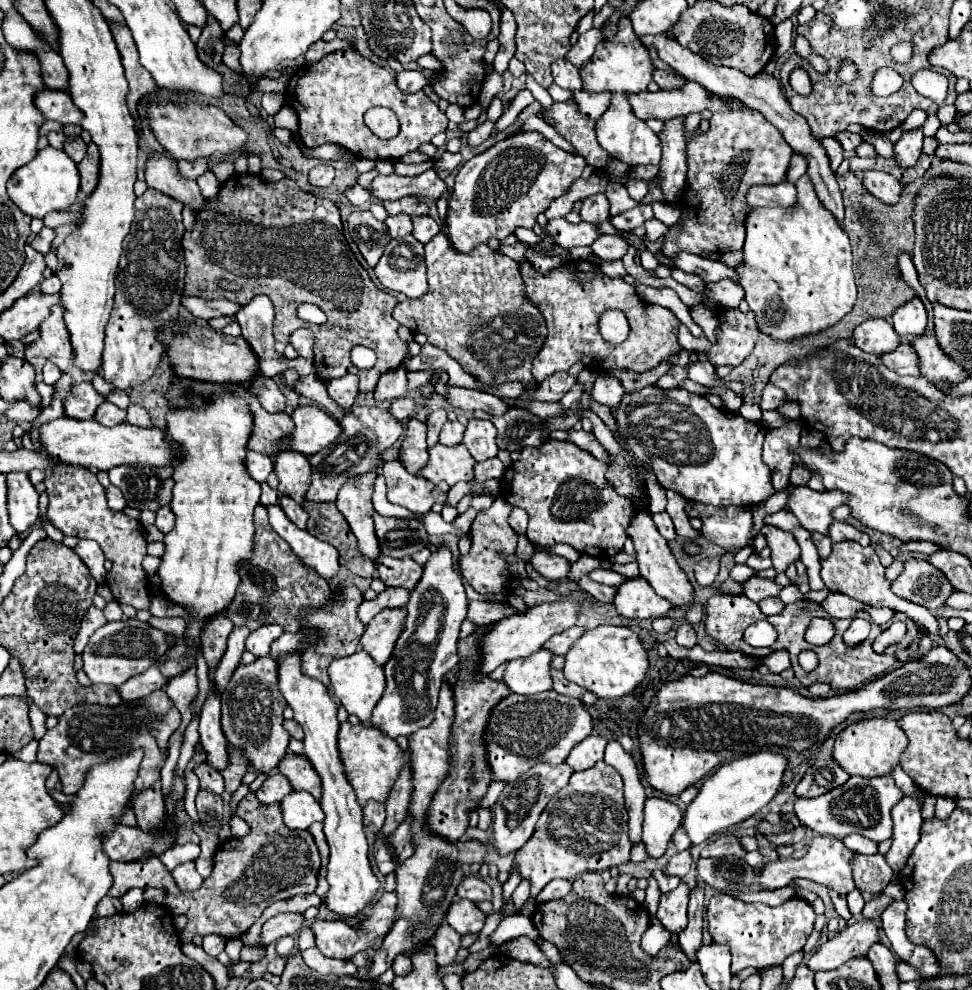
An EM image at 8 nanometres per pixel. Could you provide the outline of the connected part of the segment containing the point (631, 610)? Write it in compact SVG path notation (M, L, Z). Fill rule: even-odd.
M644 578L628 580L618 586L614 596L616 612L630 620L646 620L646 618L660 618L664 616L672 604L652 592L652 586Z

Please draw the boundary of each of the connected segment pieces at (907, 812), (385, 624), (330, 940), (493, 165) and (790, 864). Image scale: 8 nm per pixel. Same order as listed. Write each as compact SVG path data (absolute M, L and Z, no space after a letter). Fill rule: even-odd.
M902 798L894 808L892 808L892 820L894 820L894 834L892 834L892 848L886 854L890 866L898 874L908 856L912 854L914 846L920 840L920 826L922 826L922 816L920 816L920 806L912 798Z
M404 608L384 610L376 614L366 626L362 634L362 646L378 664L386 664L386 660L390 658L392 648L404 628L404 616Z
M384 892L382 898L378 902L372 904L372 916L358 920L356 926L352 926L346 920L334 920L334 922L324 922L324 920L316 920L312 924L314 936L316 936L316 946L318 950L328 956L328 958L338 958L338 960L350 960L354 954L362 952L362 950L370 950L376 948L378 942L390 932L390 928L396 922L396 892Z
M538 132L514 134L486 152L468 160L456 174L456 186L448 200L448 236L460 252L470 252L490 238L506 238L518 226L534 228L536 216L550 202L564 196L582 176L586 160L564 152Z
M814 838L812 844L808 846L806 856L802 858L786 858L786 860L776 860L776 862L766 862L766 866L762 868L760 874L760 884L766 890L776 890L782 888L786 884L792 884L796 878L808 878L820 884L826 884L828 888L834 888L840 894L848 894L850 890L854 890L854 880L852 880L852 870L850 870L850 858L852 852L844 846L842 840L838 838Z

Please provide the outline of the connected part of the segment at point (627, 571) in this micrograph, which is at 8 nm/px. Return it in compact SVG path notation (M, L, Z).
M610 562L610 570L618 572L618 574L624 574L624 576L628 576L628 578L636 578L639 575L637 562L627 564L616 564L616 562Z

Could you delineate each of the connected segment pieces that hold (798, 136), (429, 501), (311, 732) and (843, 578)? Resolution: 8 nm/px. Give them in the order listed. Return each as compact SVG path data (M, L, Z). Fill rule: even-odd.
M656 34L656 36L640 36L640 42L644 46L654 46L658 50L658 56L662 62L666 62L668 66L672 66L676 72L680 72L686 80L696 80L698 84L704 84L704 88L708 88L710 92L718 94L718 96L734 96L738 100L742 100L744 104L748 104L748 108L752 110L758 110L770 124L774 124L784 140L794 148L794 152L802 154L806 160L808 160L808 176L812 178L812 184L814 184L814 190L816 194L820 196L822 204L836 216L836 220L842 224L842 218L844 218L844 202L842 202L842 194L840 194L840 188L838 188L838 182L836 182L836 174L830 166L830 160L828 160L828 154L824 150L824 146L820 144L820 140L812 134L808 122L804 120L804 116L798 116L786 96L780 92L780 82L774 78L774 76L768 76L764 72L760 72L758 76L744 76L742 72L734 70L734 68L728 68L728 66L716 66L716 64L710 64L708 60L696 56L694 52L682 48L670 34Z
M386 460L382 474L384 474L386 486L388 486L388 500L392 504L400 504L400 506L408 508L410 512L424 514L432 508L432 504L446 502L446 496L450 490L448 484L436 486L422 476L412 476L400 464L400 460Z
M288 656L288 658L278 658L280 662L280 692L286 698L288 706L294 710L294 720L304 728L304 756L310 760L310 764L314 766L314 770L318 772L318 776L322 778L322 810L326 814L324 818L324 834L328 838L330 844L330 862L328 862L328 884L330 890L324 898L324 902L328 904L330 910L334 910L336 914L340 914L342 918L358 918L364 908L370 904L370 900L374 898L374 892L378 890L378 880L372 874L370 862L368 862L368 842L366 842L366 834L364 834L364 824L362 824L362 808L356 800L356 792L352 788L352 784L348 782L346 774L344 774L344 764L340 762L340 750L338 750L338 730L340 730L340 722L336 718L336 702L330 694L330 690L320 684L318 680L312 680L308 676L304 676L300 672L300 656Z
M852 540L832 544L832 554L828 558L820 558L820 564L822 564L822 580L832 592L842 592L842 594L856 598L856 600L860 600L868 606L874 606L874 608L890 608L894 612L904 612L920 628L924 628L932 636L940 638L940 624L924 606L912 604L892 592L892 588L890 588L892 582L884 574L886 568L880 564L872 546L862 548L858 542L852 542Z

